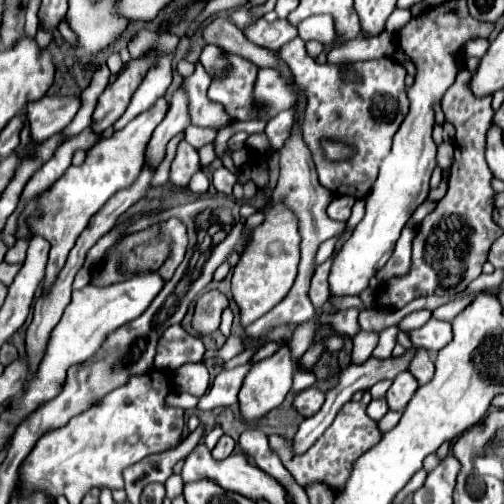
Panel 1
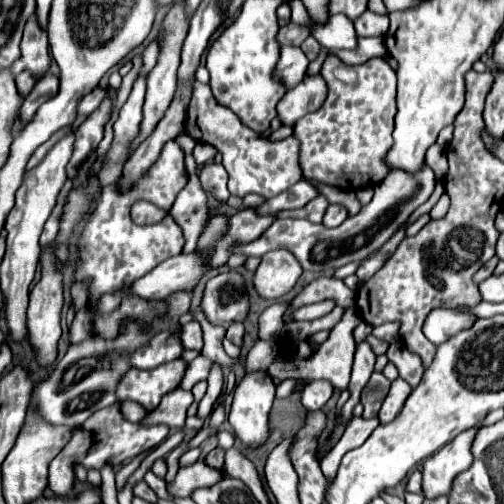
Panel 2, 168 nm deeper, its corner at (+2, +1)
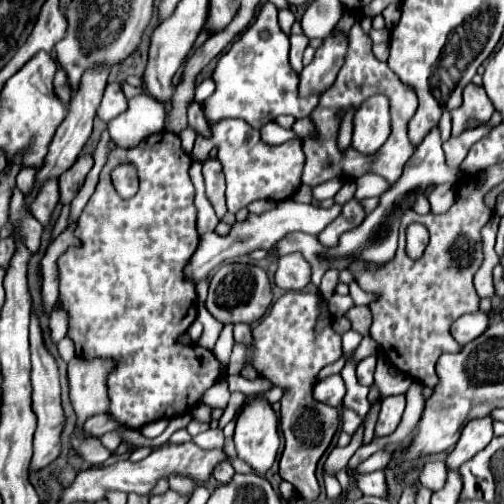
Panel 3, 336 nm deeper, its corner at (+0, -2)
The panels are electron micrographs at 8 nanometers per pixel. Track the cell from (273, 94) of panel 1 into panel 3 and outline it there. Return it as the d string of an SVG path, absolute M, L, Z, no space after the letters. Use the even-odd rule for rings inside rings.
M290 36L290 66L294 68L296 74L302 72L304 64L302 64L302 52L308 46L308 38L306 36Z

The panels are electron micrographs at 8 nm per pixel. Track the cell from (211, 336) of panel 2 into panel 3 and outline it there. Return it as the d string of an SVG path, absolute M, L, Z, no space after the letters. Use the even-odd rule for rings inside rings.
M286 292L278 298L266 318L252 328L252 344L234 344L228 374L240 374L244 366L252 366L258 374L266 376L276 386L286 388L288 392L280 400L280 424L286 438L286 448L280 458L280 476L288 480L298 496L306 502L314 502L320 494L316 480L316 466L328 444L332 442L338 426L340 412L332 406L324 406L312 398L312 378L316 374L342 358L340 336L326 328L322 334L314 332L318 320L318 296L310 292Z

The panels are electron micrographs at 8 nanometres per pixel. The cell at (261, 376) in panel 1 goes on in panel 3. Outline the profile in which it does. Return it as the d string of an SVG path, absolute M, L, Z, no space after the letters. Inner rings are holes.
M262 394L256 396L246 396L240 414L236 416L236 432L234 432L234 446L238 452L238 458L248 462L258 474L264 474L278 452L280 446L280 436L278 436L278 418L270 406L270 402L266 398L262 398Z

